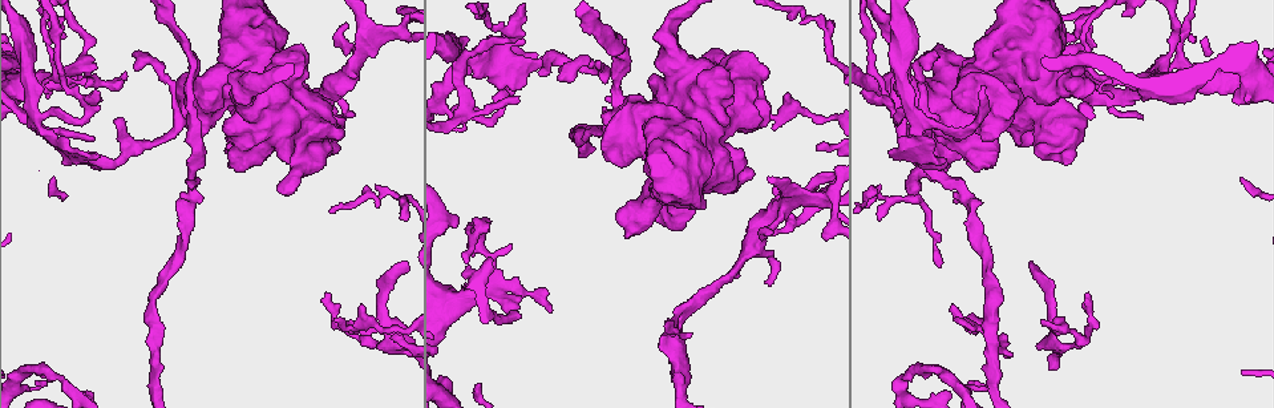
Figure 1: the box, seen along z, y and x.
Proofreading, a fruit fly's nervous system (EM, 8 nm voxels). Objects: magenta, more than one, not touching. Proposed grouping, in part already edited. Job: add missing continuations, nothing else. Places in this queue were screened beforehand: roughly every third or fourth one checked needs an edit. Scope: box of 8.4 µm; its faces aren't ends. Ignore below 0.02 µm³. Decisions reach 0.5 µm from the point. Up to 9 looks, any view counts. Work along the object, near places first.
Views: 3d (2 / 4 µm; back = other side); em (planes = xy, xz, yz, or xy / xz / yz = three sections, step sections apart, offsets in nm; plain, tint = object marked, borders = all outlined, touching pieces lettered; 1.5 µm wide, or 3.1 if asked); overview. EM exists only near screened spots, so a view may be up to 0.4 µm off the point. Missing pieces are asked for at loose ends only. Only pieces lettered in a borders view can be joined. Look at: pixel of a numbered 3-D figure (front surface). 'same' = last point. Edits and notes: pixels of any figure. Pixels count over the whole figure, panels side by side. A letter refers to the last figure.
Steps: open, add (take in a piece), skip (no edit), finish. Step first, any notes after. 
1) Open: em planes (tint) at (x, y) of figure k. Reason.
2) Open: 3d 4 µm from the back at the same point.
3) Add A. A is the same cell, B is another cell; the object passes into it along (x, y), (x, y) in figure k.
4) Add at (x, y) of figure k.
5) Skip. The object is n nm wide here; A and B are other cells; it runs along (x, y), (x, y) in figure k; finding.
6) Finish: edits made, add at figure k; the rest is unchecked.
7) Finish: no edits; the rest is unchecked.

Open: em planes (borders) at (770, 232) of figure 1.

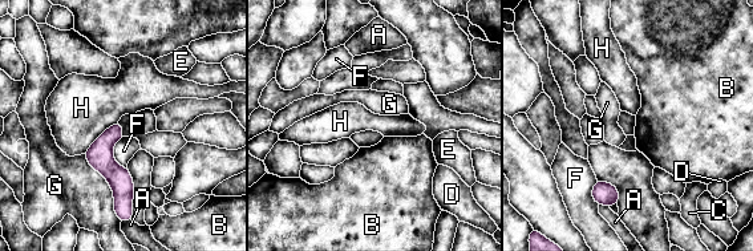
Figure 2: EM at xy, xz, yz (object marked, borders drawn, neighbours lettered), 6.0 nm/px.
Skip. A, B, C, D, E, F, G and H are other cells; it runs along (117, 126), (106, 166), (125, 211) in figure 2; none of them fits.

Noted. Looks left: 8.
Open: em planes (borders) at (751, 177) of figure 1. Stops while still wide.

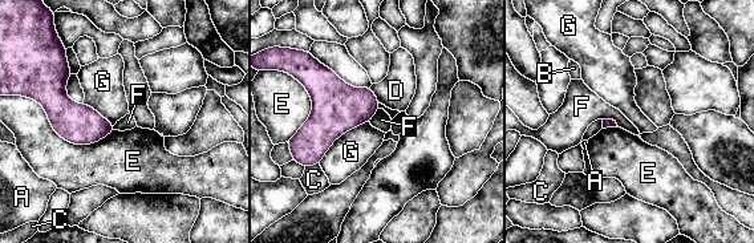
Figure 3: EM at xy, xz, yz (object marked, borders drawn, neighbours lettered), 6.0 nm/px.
Skip. A, B, C, D, E, F and G are other cells; no lettered piece goes on from it.

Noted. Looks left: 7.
Open: 3d 4 µm from the back at (723, 116) of figure 1. Stops while still wide.

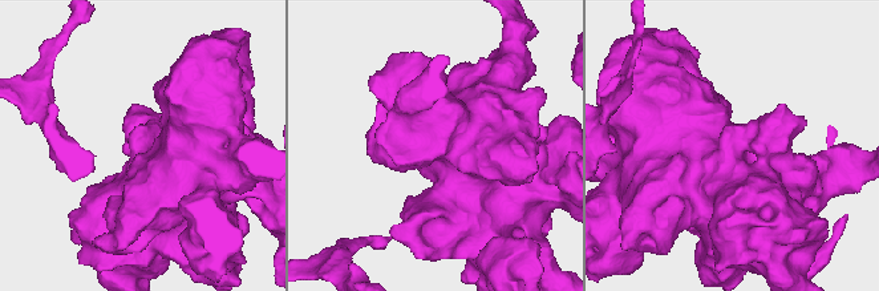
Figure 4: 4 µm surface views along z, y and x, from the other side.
Open: em planes (borders) at (726, 128) of figure 4.

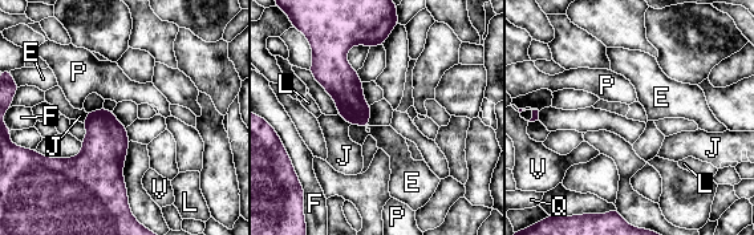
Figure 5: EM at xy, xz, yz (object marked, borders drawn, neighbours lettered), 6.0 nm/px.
Skip. E, F, J, L, P, Q and V are other cells; a border runs along (339, 113), (351, 124) in figure 5; none of them fits.

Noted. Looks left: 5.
Open: 3d 2 µm at (473, 255) of figure 1. Branch stops here.

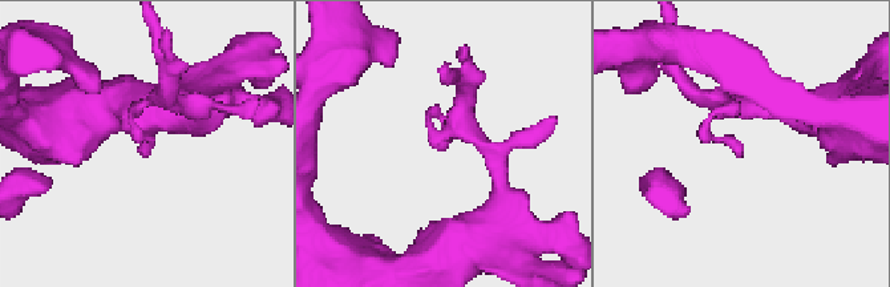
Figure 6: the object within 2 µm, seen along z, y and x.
Open: em yz step 4 (tint) at (140, 150) of figure 6.

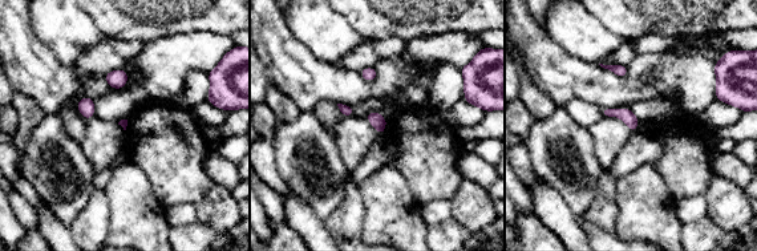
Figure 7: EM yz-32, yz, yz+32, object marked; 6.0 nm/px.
Open: em xy step 8 (borders) at the same point.

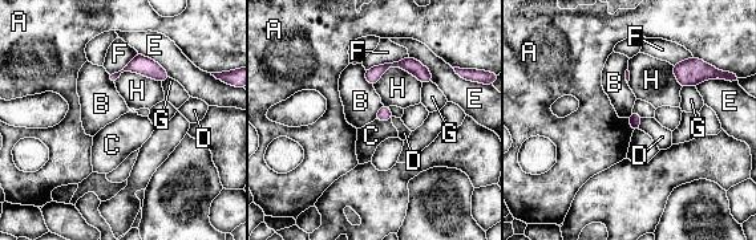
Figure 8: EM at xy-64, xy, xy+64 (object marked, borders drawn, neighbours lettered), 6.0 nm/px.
Skip. The longest contact is with H, 280 nm; A, B, C, D, E, F, G and H are other cells; a border runs along (375, 118), (380, 121), (391, 120) in figure 8; no lettered piece goes on from it.

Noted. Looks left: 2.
Finish: no edits; the rest is unchecked.

